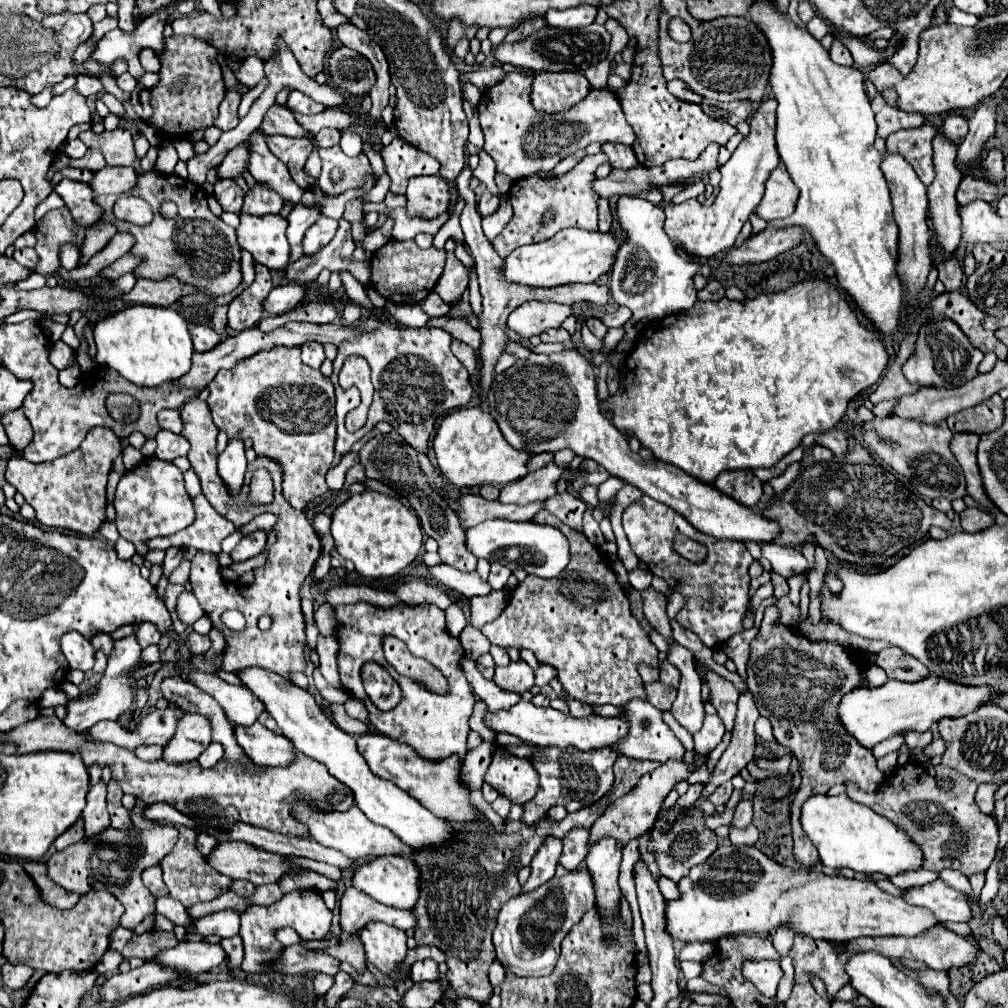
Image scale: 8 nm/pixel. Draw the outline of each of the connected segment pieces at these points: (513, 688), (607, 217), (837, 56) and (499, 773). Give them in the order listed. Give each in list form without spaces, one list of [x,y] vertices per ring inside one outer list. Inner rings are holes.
[[[510,662],[506,668],[496,668],[494,682],[508,692],[526,692],[534,686],[534,670],[526,662]]]
[[[600,198],[600,232],[608,232],[612,228],[612,210],[606,198]]]
[[[834,40],[832,48],[830,48],[830,56],[832,56],[832,60],[834,60],[836,64],[844,64],[844,66],[852,66],[852,64],[854,64],[848,48],[846,48],[842,42],[838,42],[838,40]]]
[[[498,758],[492,760],[486,782],[508,796],[514,804],[524,804],[536,794],[536,772],[528,760],[506,760]]]

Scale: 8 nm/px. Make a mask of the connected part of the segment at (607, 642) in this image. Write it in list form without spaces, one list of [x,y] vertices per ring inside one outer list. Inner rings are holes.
[[[570,528],[568,532],[572,558],[568,564],[566,578],[552,578],[544,580],[538,576],[526,576],[514,592],[504,608],[504,612],[482,626],[482,634],[496,646],[502,648],[528,648],[534,652],[534,656],[556,668],[556,680],[562,684],[562,688],[576,700],[584,704],[612,704],[612,706],[624,706],[628,698],[644,698],[642,678],[636,670],[640,662],[646,662],[654,668],[658,668],[658,650],[650,642],[650,638],[642,632],[638,620],[630,612],[630,602],[626,598],[624,588],[618,584],[616,574],[610,570],[606,558],[596,550],[594,544],[588,542],[588,538],[576,530]]]

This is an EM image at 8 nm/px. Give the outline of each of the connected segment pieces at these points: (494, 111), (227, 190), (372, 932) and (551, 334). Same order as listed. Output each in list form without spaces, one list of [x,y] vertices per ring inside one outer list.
[[[514,70],[498,84],[488,88],[480,98],[478,116],[484,132],[484,152],[494,158],[498,172],[512,180],[520,180],[524,176],[538,174],[540,170],[550,172],[562,158],[572,156],[576,150],[584,150],[592,142],[633,144],[636,138],[634,130],[626,122],[620,102],[612,92],[592,88],[590,94],[570,110],[542,114],[532,106],[530,100],[532,82],[534,72]]]
[[[218,180],[214,184],[214,196],[226,212],[238,214],[242,210],[244,190],[234,180]]]
[[[384,922],[366,924],[360,930],[360,938],[366,948],[366,958],[374,964],[384,976],[392,982],[404,982],[410,978],[410,972],[400,972],[398,964],[406,960],[406,934]]]
[[[550,328],[550,330],[546,330],[546,332],[540,334],[540,340],[542,342],[562,342],[566,346],[572,344],[570,342],[570,334],[564,328]]]

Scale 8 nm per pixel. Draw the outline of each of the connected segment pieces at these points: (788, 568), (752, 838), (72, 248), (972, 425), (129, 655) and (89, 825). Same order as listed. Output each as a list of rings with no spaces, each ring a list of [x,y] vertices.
[[[762,544],[762,556],[772,562],[772,570],[784,578],[794,574],[808,574],[812,568],[806,558],[796,548],[786,548],[778,544]]]
[[[748,826],[746,830],[738,830],[738,828],[730,828],[730,842],[736,846],[754,846],[758,840],[758,830],[756,826]]]
[[[65,244],[60,248],[60,263],[67,270],[72,270],[77,266],[80,253],[74,244]]]
[[[994,394],[988,400],[976,404],[974,408],[952,414],[946,422],[952,432],[976,432],[976,434],[992,432],[1002,424],[1004,418],[1002,408],[1004,400],[998,394]]]
[[[134,636],[116,640],[114,650],[112,650],[112,654],[108,658],[108,668],[104,672],[104,678],[98,682],[98,686],[86,690],[86,692],[94,692],[94,694],[90,696],[90,700],[86,698],[86,694],[82,698],[78,698],[78,700],[72,700],[66,706],[68,712],[66,712],[66,718],[62,722],[74,732],[84,732],[84,730],[88,730],[88,724],[94,724],[98,720],[118,720],[118,716],[122,716],[126,710],[130,710],[130,706],[134,702],[134,694],[132,694],[134,682],[138,678],[142,678],[142,676],[150,676],[152,672],[158,671],[162,666],[161,661],[158,661],[152,666],[138,668],[140,652],[142,652],[142,648],[136,644]]]
[[[98,780],[88,792],[88,804],[84,808],[84,822],[86,822],[86,836],[96,836],[96,832],[104,832],[110,824],[108,810],[106,810],[106,782]]]

